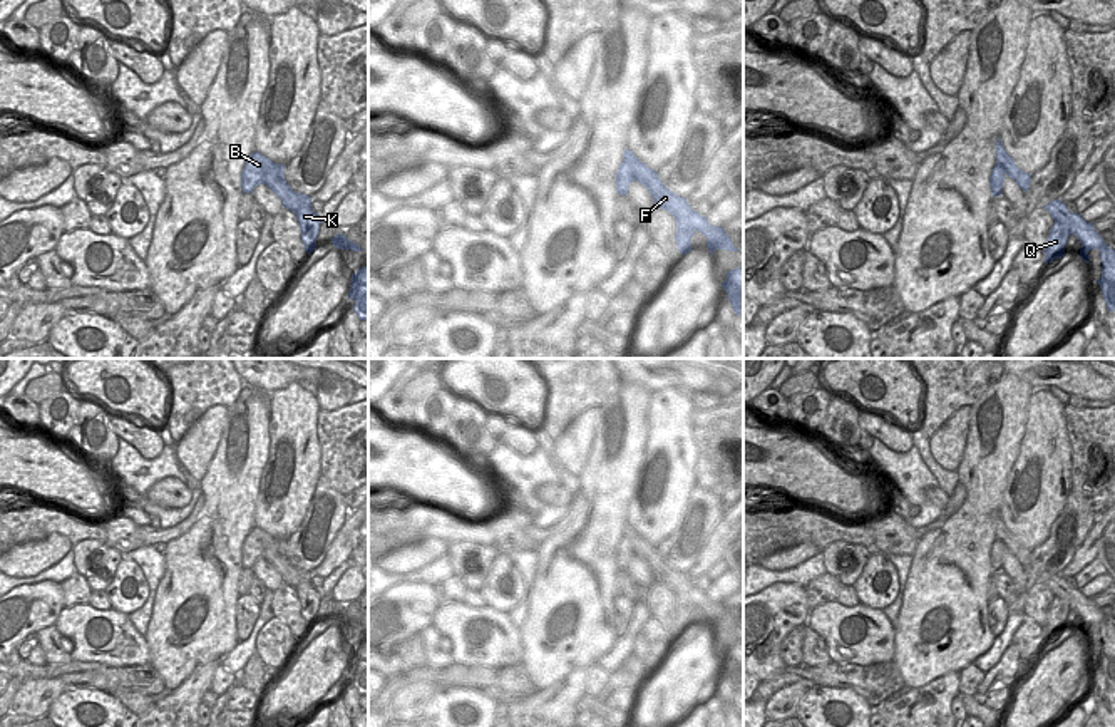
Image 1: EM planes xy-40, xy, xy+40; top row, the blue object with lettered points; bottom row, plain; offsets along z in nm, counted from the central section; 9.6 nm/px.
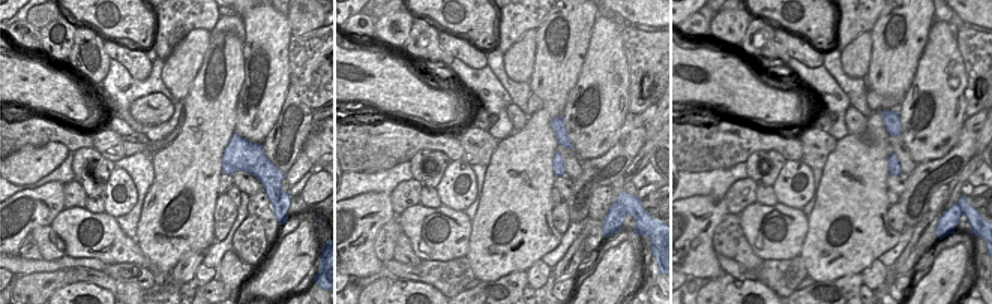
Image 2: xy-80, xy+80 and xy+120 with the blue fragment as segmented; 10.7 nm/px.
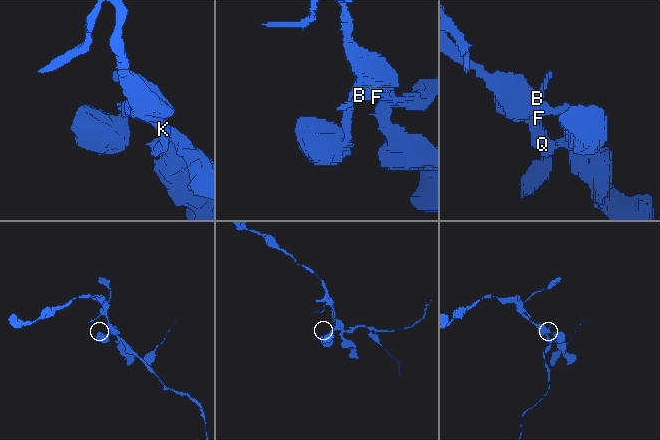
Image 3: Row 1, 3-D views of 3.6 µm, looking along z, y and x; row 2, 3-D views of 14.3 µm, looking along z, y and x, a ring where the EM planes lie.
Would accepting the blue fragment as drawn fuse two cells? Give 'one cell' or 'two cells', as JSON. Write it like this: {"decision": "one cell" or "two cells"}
{"decision": "two cells"}

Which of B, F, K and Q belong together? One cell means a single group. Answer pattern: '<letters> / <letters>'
B K Q / F

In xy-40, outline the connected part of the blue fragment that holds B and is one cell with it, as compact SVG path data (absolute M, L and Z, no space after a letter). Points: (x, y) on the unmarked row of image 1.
M254 526L246 536L241 548L243 568L253 568L258 559L265 559L263 554L268 544L278 544L285 551L285 539L276 539L266 531Z

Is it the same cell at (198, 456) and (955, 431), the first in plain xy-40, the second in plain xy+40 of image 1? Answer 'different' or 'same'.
same

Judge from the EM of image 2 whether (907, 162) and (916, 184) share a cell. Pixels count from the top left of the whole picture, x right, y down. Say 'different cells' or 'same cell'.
different cells

